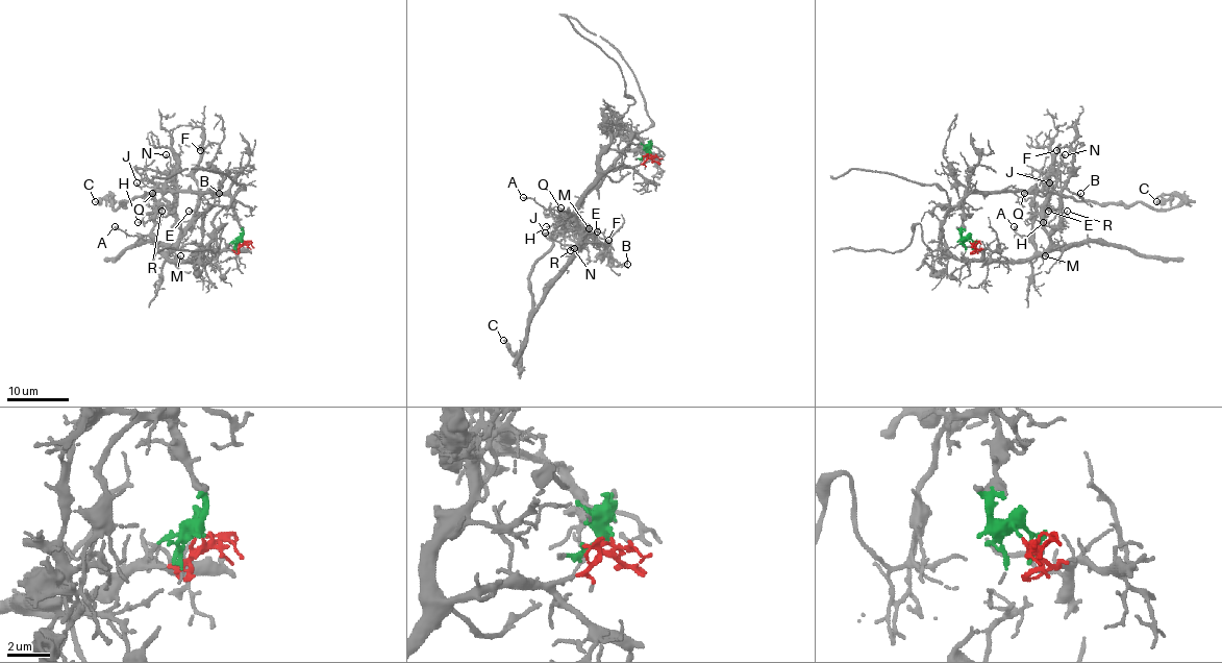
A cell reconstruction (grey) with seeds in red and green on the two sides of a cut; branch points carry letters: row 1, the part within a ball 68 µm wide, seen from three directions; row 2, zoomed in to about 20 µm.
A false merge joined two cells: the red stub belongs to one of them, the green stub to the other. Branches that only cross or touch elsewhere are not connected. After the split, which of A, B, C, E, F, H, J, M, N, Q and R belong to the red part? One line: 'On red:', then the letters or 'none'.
On red: A, B, E, F, H, M

